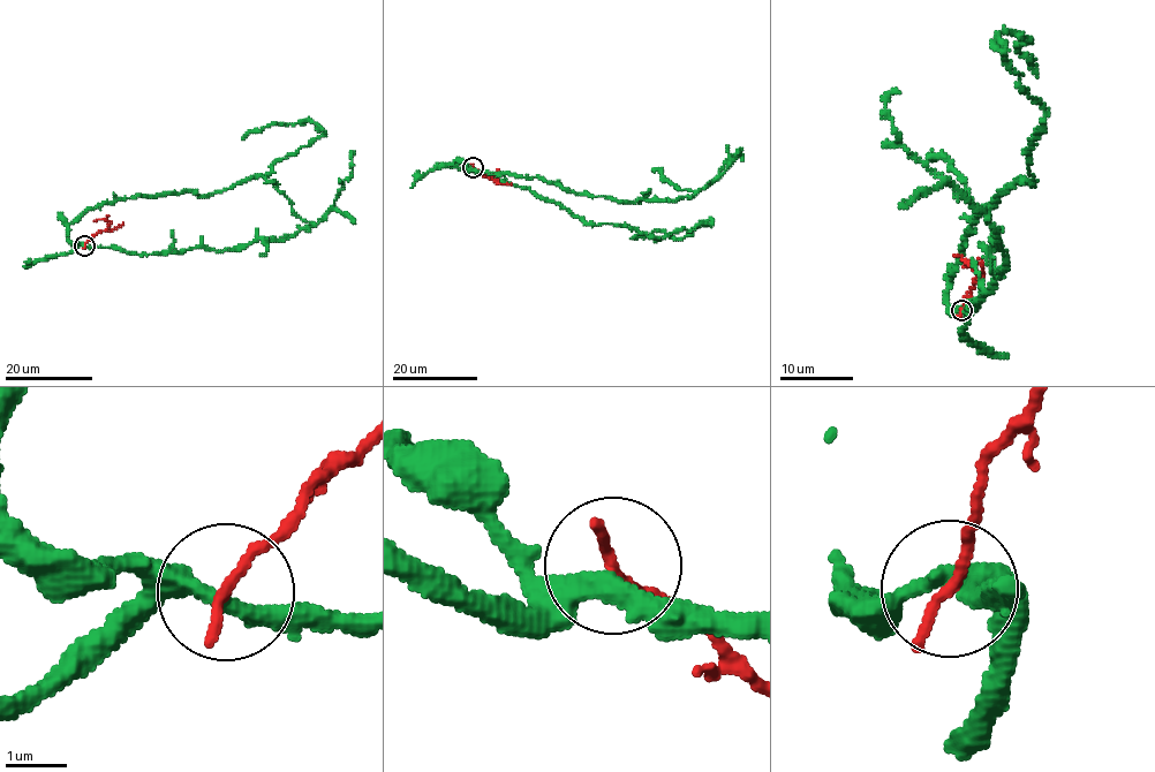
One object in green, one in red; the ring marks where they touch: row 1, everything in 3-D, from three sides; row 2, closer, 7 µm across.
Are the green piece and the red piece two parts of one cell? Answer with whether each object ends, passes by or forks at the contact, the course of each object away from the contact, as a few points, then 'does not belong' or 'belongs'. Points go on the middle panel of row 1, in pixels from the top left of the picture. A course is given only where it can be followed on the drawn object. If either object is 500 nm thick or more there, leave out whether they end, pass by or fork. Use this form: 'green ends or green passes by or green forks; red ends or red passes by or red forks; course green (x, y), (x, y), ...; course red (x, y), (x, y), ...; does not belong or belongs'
green passes by; red ends; course green (473, 168), (458, 159), (587, 222), (626, 225), (656, 240), (711, 220), (681, 239), (656, 229), (629, 239); course red (473, 167), (495, 181), (498, 176), (484, 173); does not belong

